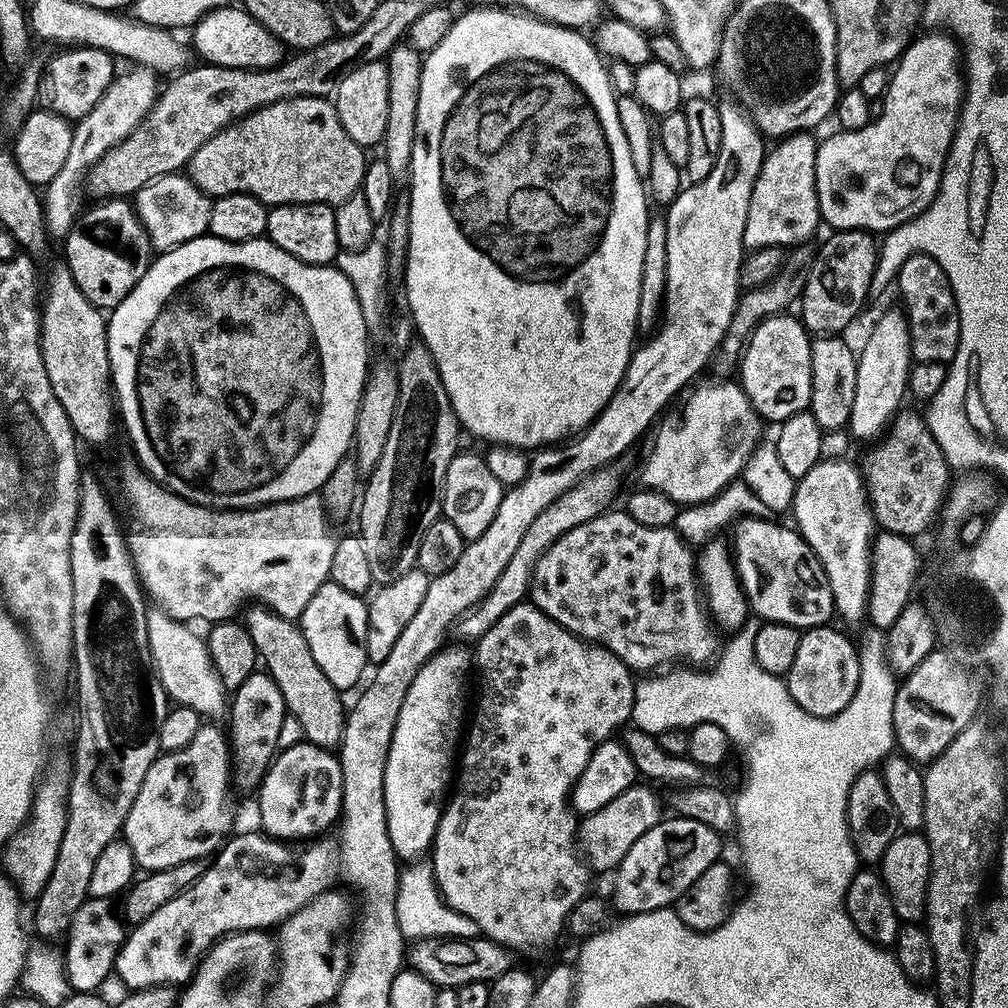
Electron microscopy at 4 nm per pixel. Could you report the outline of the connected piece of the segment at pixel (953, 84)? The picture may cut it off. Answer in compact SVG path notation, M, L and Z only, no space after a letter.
M940 30L927 34L929 36L917 35L899 53L882 103L870 123L853 132L836 130L833 136L819 141L816 149L816 197L821 213L844 212L849 208L852 212L919 214L931 206L944 176L948 151L952 149L952 140L956 136L966 84L962 79L961 45Z

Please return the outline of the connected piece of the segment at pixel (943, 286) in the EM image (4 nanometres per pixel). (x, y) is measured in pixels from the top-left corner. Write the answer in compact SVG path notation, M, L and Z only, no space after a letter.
M917 252L904 257L898 275L900 275L900 296L904 299L902 311L908 320L913 361L917 364L938 364L955 360L960 341L960 315L952 287L942 266L938 266L938 262L934 262L934 258L926 255L925 252Z

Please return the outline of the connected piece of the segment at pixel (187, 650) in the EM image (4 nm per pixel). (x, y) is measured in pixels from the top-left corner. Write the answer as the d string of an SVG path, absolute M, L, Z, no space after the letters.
M163 610L148 613L148 641L152 664L169 701L182 708L193 708L201 718L225 715L226 689L216 673L205 637L195 632L191 623L177 620Z

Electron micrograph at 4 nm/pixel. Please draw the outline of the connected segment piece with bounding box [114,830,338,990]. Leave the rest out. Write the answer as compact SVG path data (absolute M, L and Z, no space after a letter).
M255 830L256 832L244 832L241 836L233 835L231 839L227 841L215 853L214 859L205 867L204 873L198 878L198 882L194 882L189 888L182 894L178 894L178 898L170 898L170 902L166 902L166 906L161 906L160 909L154 910L154 914L150 914L150 918L137 923L135 927L127 933L124 939L120 952L117 954L115 975L120 976L122 982L129 990L154 988L160 985L169 986L184 986L188 981L192 979L196 965L204 959L205 952L212 947L218 940L223 940L225 936L234 932L251 932L253 930L268 930L273 926L279 926L284 923L288 917L295 914L298 910L302 910L302 906L306 906L316 896L321 896L323 892L329 891L330 886L338 880L338 857L337 857L337 845L332 840L328 841L328 838L316 838L311 842L305 843L303 846L293 846L291 843L277 840L271 836L264 835L263 831Z

